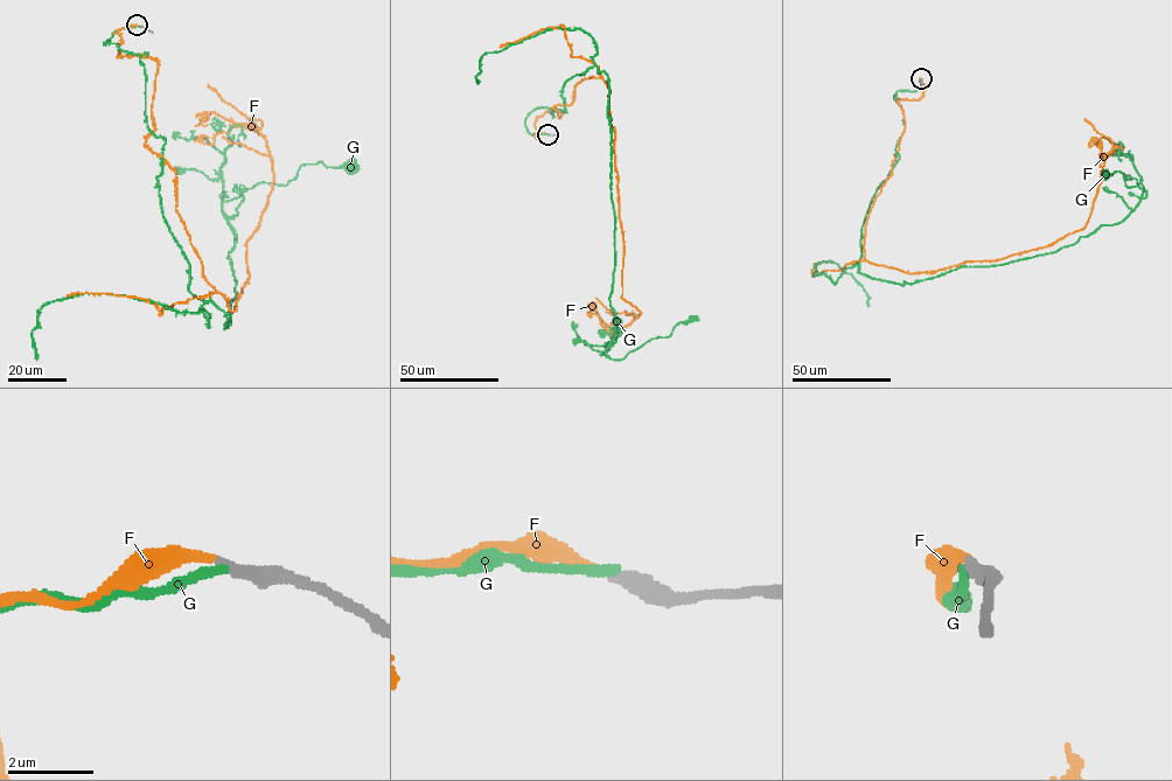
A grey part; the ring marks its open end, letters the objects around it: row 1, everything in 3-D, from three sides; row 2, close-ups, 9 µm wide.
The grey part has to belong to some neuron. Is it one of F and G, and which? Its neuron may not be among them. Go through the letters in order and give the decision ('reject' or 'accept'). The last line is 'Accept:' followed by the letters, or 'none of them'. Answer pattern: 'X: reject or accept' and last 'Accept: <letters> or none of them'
F: accept
G: reject
Accept: F

